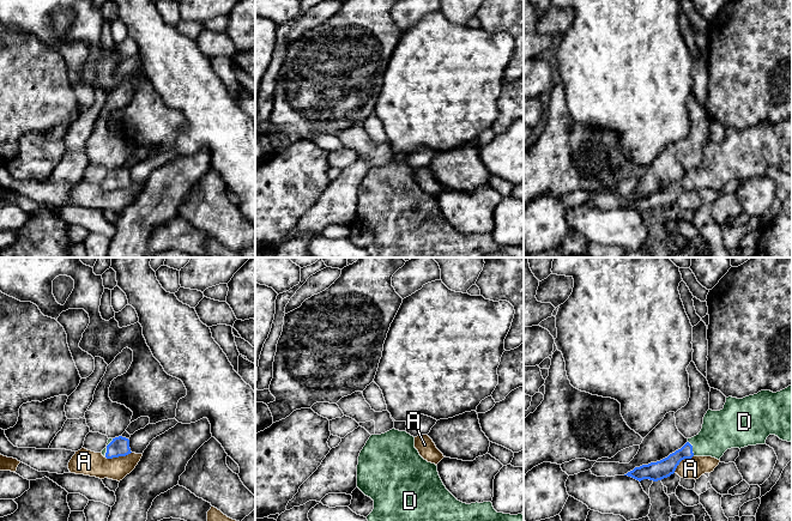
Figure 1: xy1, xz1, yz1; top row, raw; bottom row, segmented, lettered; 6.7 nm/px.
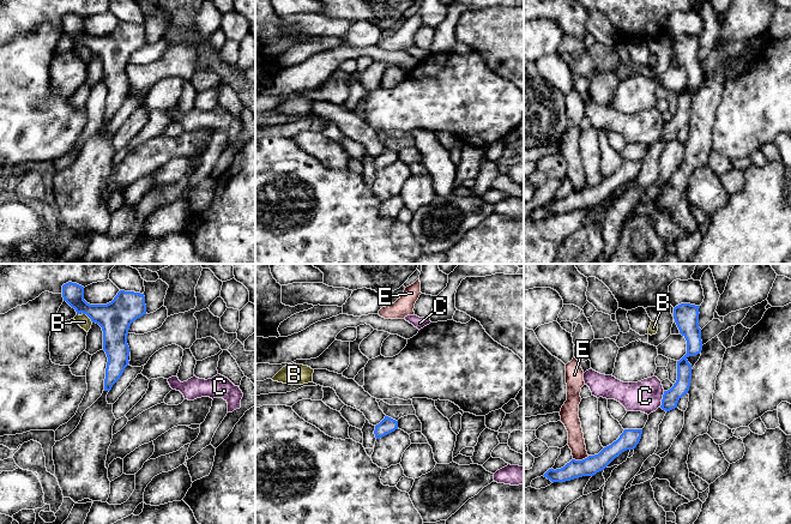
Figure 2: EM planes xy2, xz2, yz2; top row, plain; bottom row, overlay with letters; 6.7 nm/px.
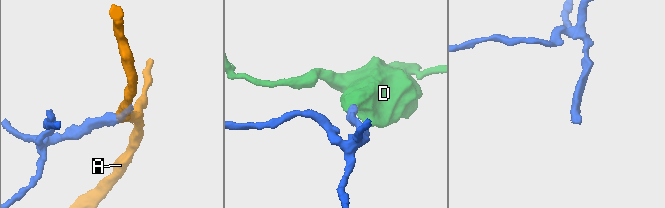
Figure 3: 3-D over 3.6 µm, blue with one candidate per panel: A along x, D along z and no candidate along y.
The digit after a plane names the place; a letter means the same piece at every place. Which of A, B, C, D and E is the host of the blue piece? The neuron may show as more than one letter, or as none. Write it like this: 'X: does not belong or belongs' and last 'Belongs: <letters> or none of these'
A: does not belong
B: does not belong
C: does not belong
D: belongs
E: does not belong
Belongs: D

